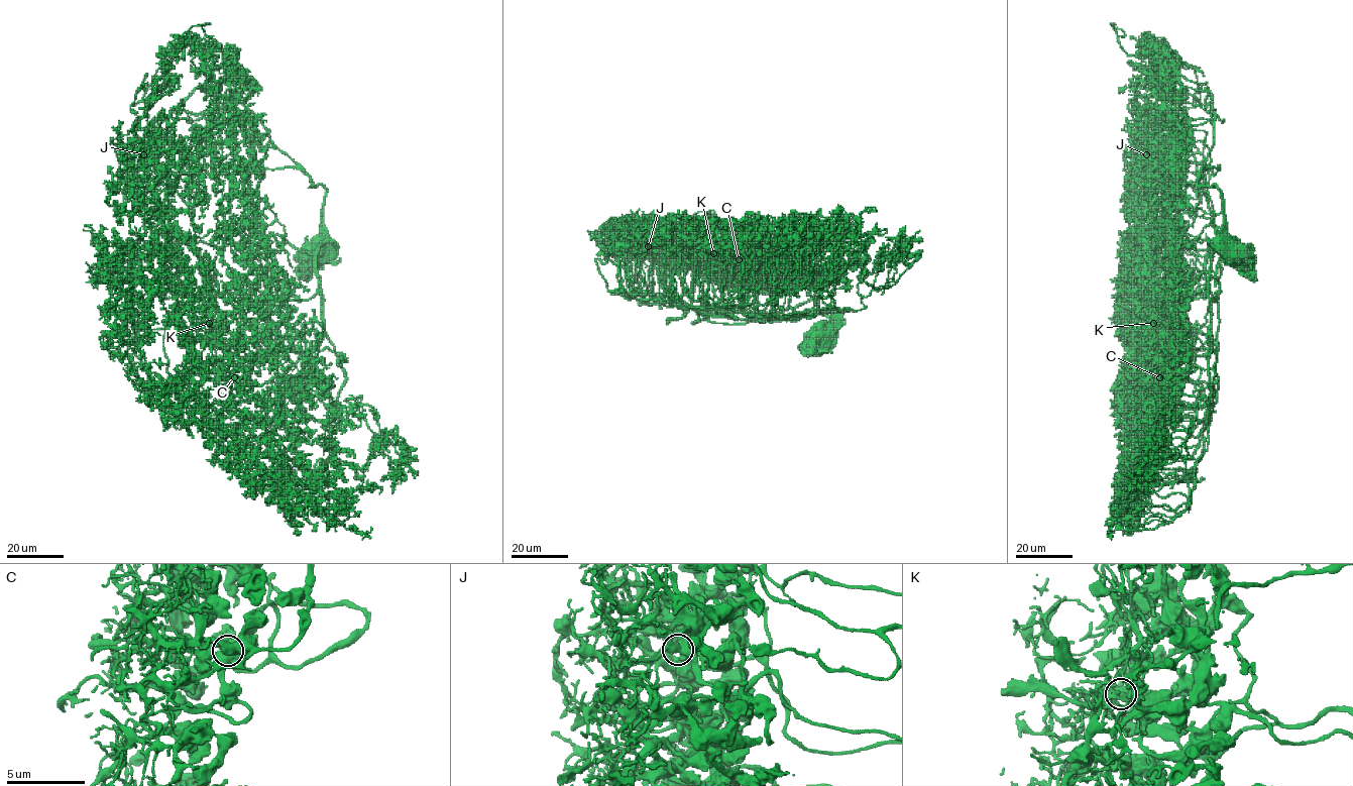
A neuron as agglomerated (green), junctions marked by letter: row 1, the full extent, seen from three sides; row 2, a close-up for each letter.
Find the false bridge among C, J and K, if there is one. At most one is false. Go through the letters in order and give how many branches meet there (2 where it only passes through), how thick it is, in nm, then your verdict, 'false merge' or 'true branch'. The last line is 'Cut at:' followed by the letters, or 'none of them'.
C: branches 5; calibre 500 nm; true branch
J: branches 6; calibre 480 nm; true branch
K: branches 4; calibre 240 nm; true branch
Cut at: none of them

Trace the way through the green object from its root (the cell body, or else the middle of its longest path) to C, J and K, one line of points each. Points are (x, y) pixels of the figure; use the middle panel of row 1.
C: (826, 329), (833, 320), (822, 309), (769, 319), (776, 299), (765, 267), (744, 251), (740, 260)
J: (826, 329), (832, 316), (818, 312), (765, 322), (720, 261), (648, 245)
K: (826, 329), (833, 320), (822, 309), (769, 319), (774, 292), (744, 283), (738, 268), (713, 252)

